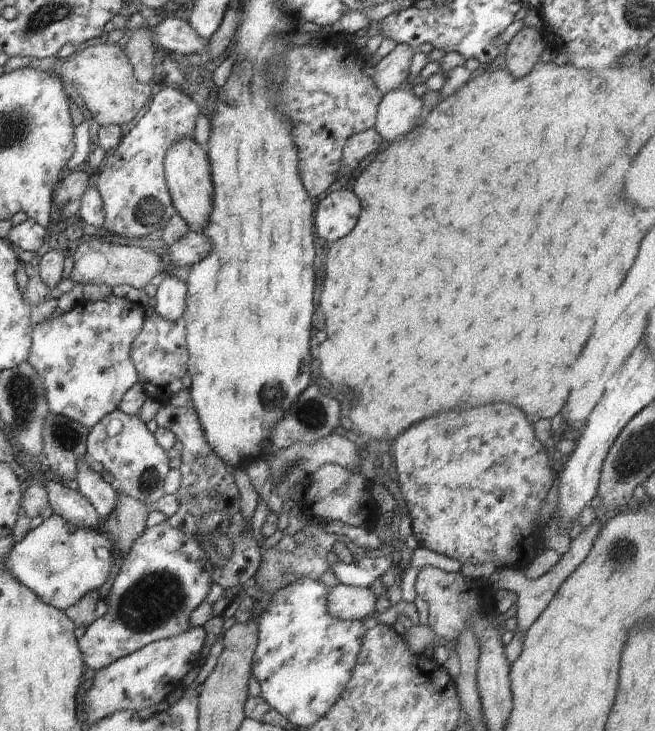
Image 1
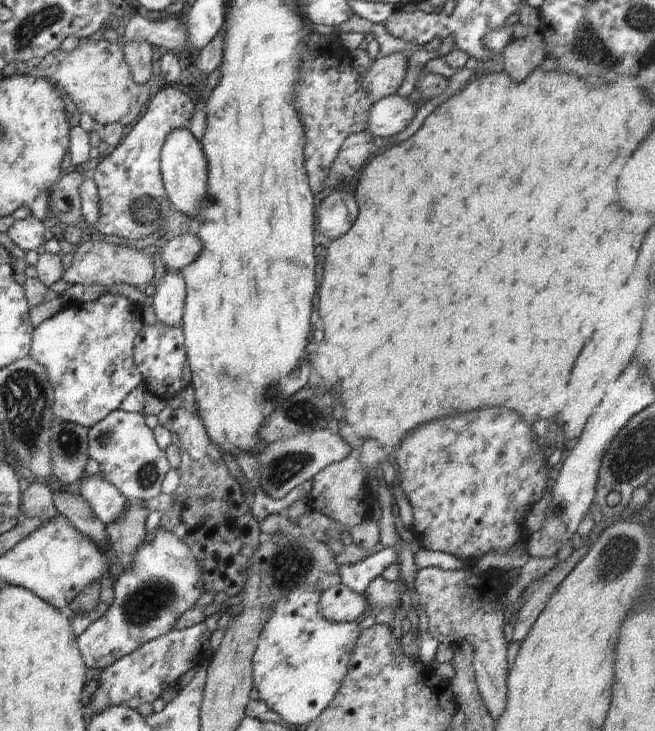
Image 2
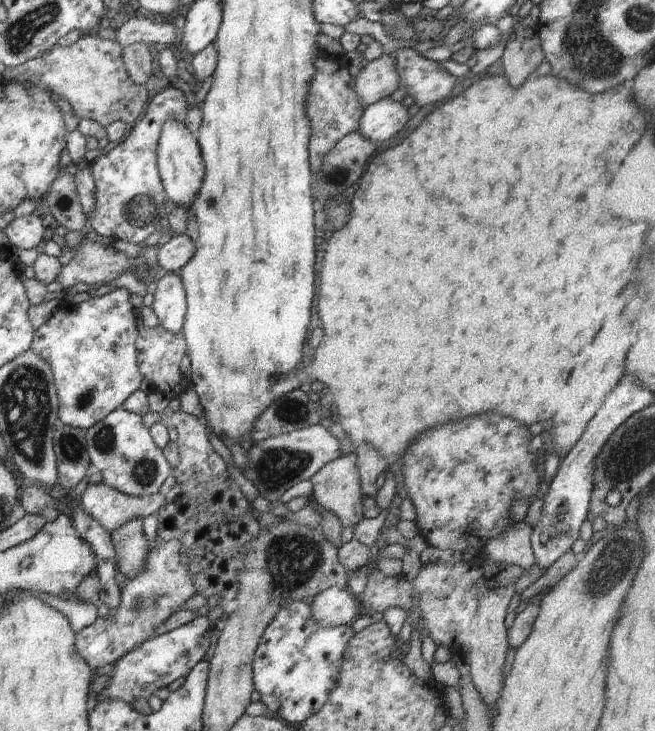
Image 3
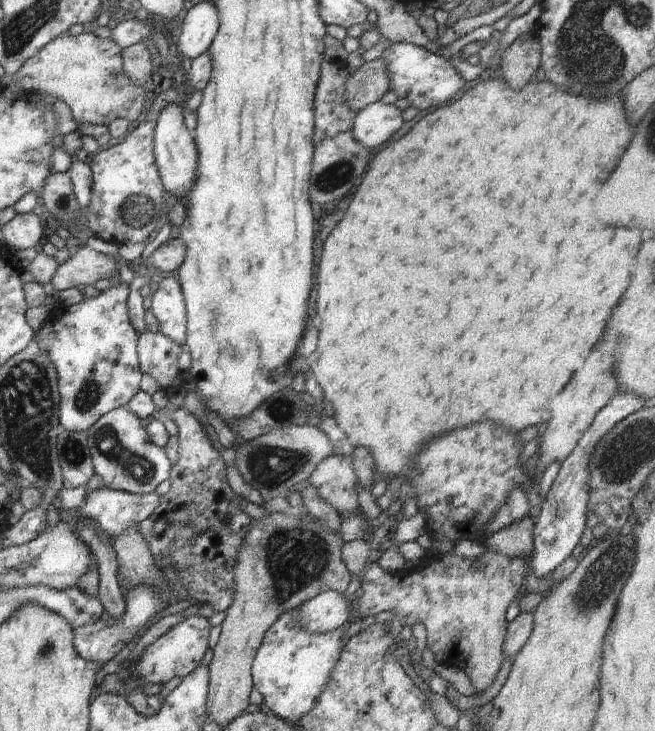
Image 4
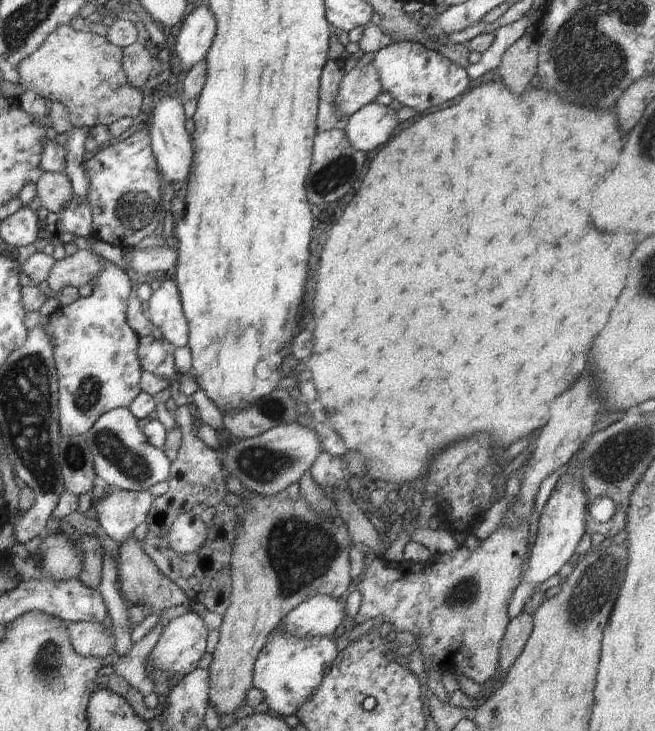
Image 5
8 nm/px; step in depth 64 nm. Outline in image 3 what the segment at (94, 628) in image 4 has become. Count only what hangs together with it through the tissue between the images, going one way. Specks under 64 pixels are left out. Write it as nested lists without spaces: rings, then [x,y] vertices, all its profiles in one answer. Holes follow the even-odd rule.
[[[172,538],[167,541],[152,539],[149,551],[145,558],[143,569],[132,578],[126,577],[124,583],[119,587],[121,592],[121,604],[118,609],[110,609],[108,615],[98,617],[90,626],[83,628],[75,634],[75,645],[79,655],[93,668],[109,668],[119,658],[128,654],[132,649],[140,646],[144,641],[150,639],[156,629],[165,623],[174,613],[181,610],[180,606],[197,594],[193,585],[193,574],[190,570],[189,556],[185,553],[179,539]]]

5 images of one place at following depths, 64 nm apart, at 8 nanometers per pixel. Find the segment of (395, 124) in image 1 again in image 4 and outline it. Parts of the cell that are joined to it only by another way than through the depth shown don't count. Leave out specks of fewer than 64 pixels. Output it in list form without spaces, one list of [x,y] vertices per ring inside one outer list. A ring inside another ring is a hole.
[[[376,101],[358,111],[350,132],[359,145],[371,150],[388,142],[403,122],[402,111],[396,105]]]

